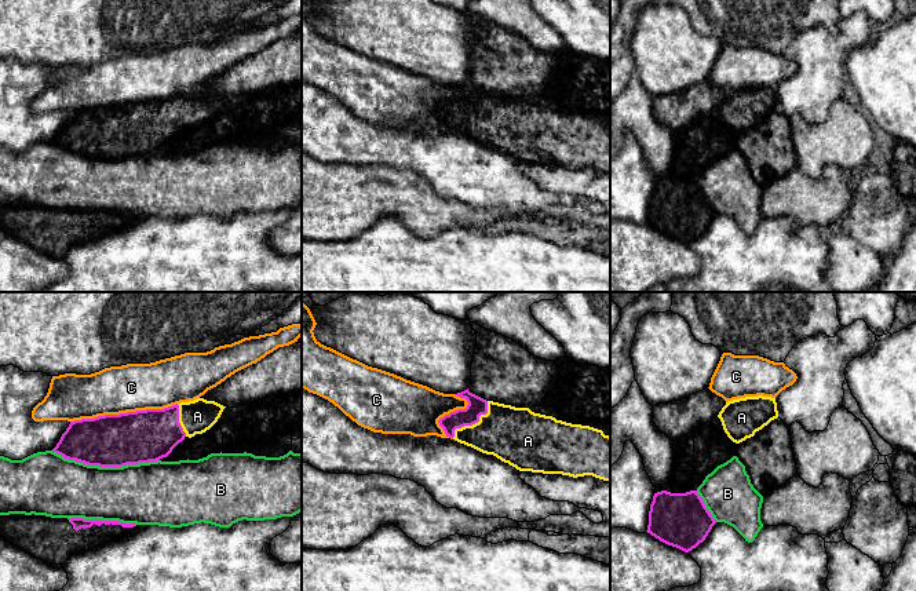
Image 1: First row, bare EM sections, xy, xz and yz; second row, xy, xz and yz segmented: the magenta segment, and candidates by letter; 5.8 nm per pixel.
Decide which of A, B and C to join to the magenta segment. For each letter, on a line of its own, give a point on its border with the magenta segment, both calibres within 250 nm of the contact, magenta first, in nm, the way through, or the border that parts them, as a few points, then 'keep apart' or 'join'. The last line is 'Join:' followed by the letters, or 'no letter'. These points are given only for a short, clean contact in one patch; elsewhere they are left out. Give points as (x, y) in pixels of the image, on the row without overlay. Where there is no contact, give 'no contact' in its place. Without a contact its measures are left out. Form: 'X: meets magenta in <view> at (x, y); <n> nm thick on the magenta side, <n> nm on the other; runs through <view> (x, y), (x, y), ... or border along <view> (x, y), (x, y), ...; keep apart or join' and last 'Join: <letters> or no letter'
A: meets magenta in xz at (473, 115); 110 nm thick on the magenta side, 320 nm on the other; runs through xz (477, 97), (473, 115), (513, 126); join
B: meets magenta in xy at (105, 157); 300 nm thick on the magenta side, 360 nm on the other; keep apart
C: meets magenta in xy at (123, 105); 300 nm thick on the magenta side, 280 nm on the other; keep apart
Join: A

